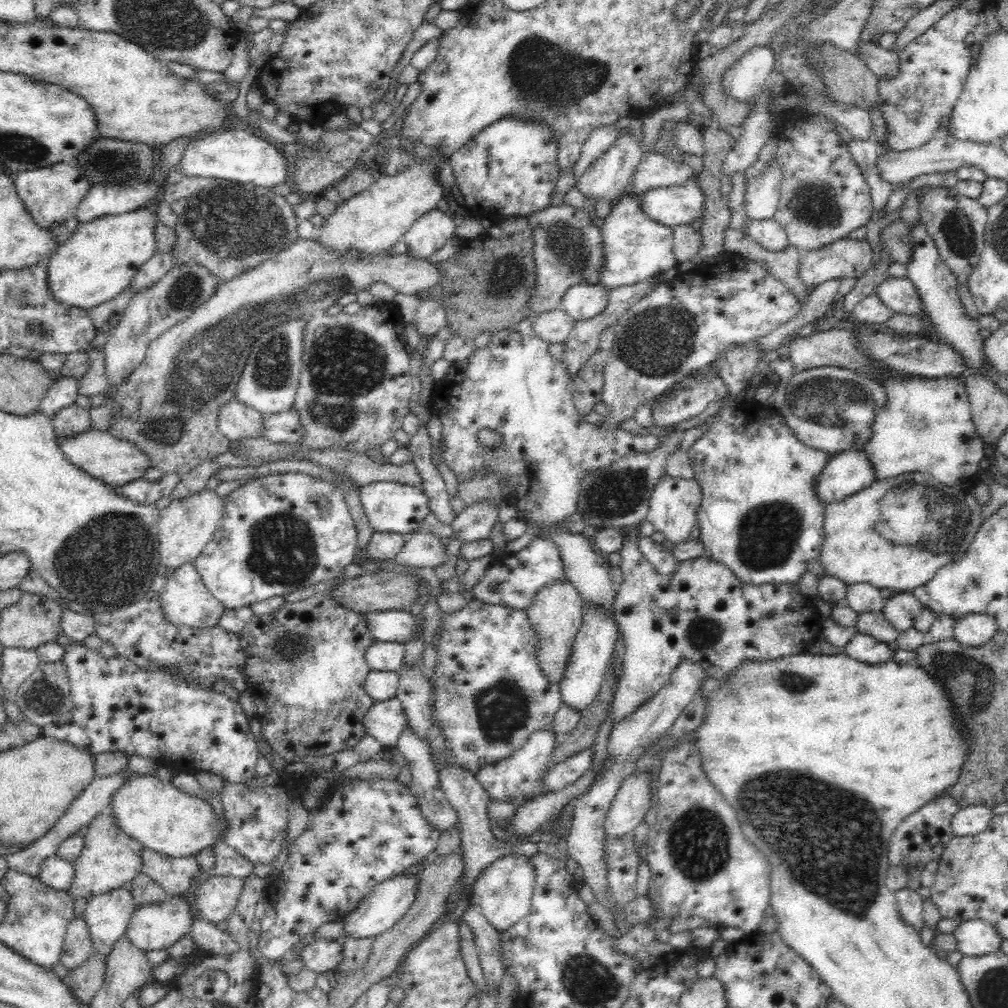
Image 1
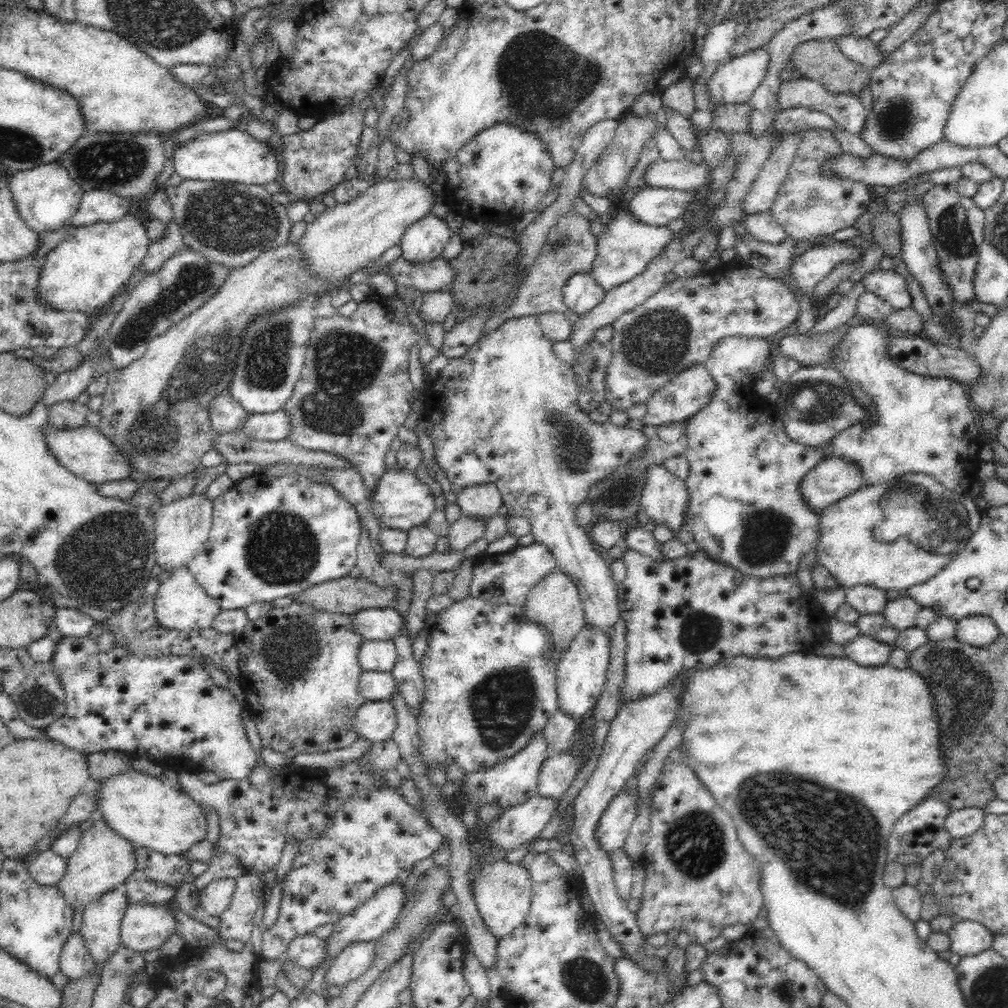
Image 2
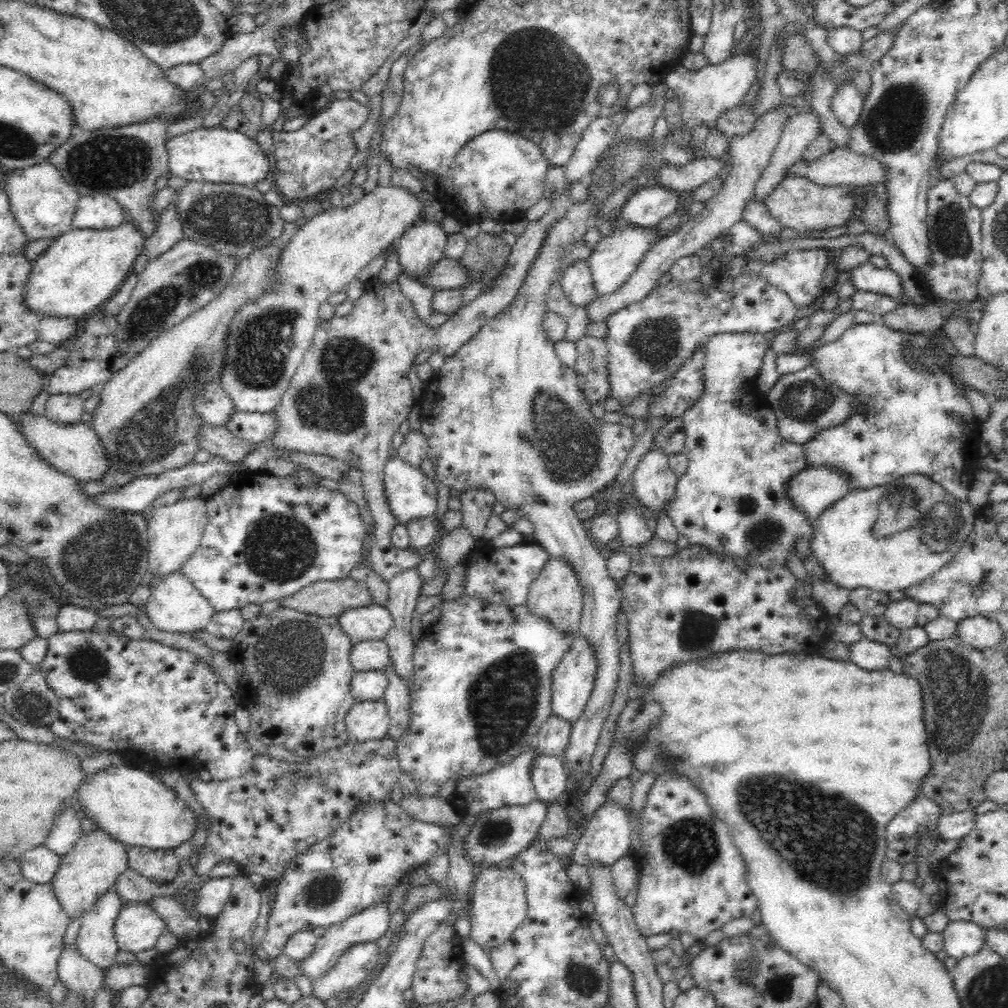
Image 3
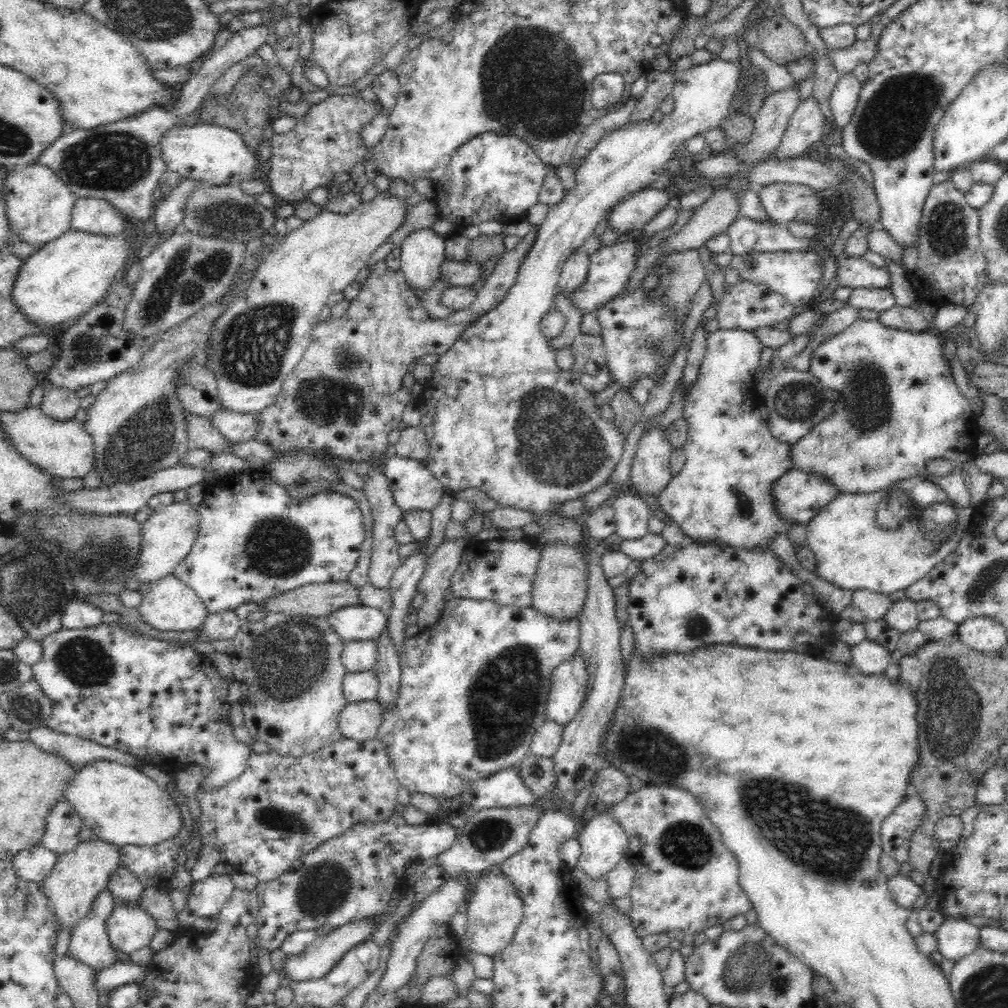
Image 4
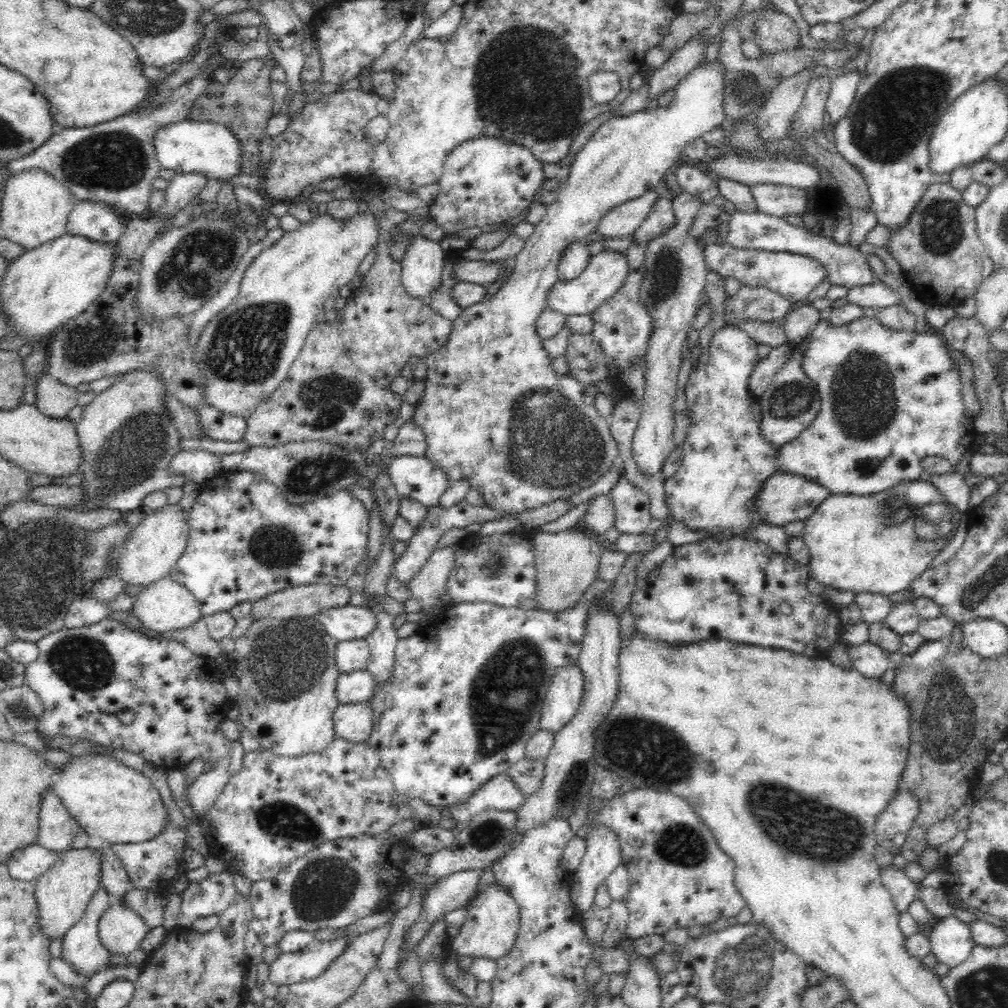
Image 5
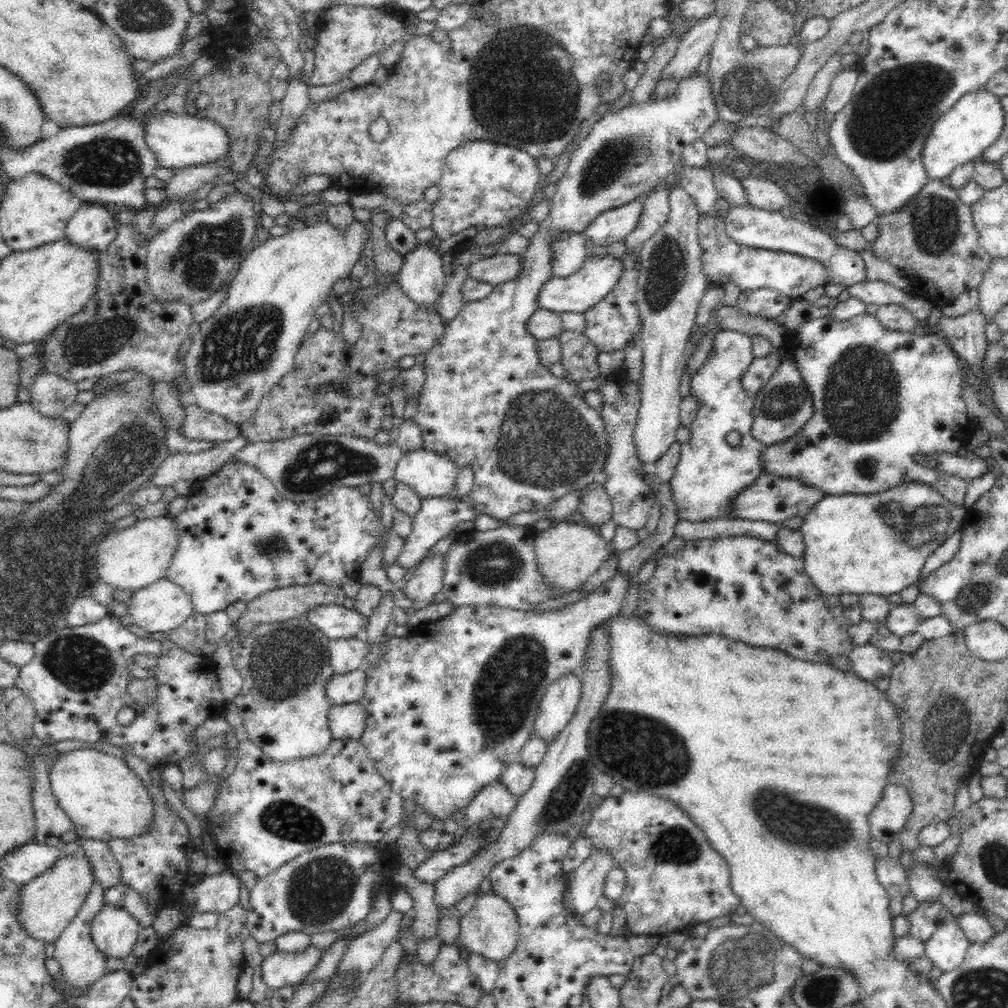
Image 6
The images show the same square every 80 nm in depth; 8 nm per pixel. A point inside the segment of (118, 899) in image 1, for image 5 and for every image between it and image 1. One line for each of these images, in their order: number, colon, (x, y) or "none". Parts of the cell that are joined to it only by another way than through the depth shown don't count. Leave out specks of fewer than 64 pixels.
2: (102, 917)
3: (96, 942)
4: (89, 944)
5: (81, 947)

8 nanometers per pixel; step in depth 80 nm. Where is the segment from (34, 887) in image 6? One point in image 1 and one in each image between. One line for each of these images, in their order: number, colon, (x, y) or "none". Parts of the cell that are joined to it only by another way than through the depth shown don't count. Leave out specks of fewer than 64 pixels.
1: (110, 859)
2: (102, 860)
3: (88, 871)
4: (78, 876)
5: (62, 893)

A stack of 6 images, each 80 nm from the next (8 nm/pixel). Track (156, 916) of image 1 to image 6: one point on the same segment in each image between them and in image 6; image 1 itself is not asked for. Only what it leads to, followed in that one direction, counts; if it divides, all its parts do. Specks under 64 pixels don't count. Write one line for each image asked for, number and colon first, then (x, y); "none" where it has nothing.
2: (143, 927)
3: (137, 927)
4: (129, 927)
5: (121, 930)
6: (114, 931)

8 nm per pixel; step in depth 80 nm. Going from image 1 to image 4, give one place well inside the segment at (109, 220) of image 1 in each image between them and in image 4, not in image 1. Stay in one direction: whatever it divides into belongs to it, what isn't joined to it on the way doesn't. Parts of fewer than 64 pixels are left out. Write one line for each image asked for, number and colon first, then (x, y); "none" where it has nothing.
2: (91, 266)
3: (81, 269)
4: (57, 284)

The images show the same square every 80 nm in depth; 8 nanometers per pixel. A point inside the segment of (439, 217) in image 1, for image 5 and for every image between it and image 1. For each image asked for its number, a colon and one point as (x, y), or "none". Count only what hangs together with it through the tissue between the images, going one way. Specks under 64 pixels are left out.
2: (423, 241)
3: (421, 246)
4: (423, 251)
5: (422, 265)

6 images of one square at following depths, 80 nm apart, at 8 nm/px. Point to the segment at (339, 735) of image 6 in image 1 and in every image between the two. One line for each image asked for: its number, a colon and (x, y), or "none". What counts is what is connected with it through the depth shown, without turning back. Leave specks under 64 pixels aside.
1: (384, 720)
2: (373, 720)
3: (365, 720)
4: (357, 720)
5: (353, 721)

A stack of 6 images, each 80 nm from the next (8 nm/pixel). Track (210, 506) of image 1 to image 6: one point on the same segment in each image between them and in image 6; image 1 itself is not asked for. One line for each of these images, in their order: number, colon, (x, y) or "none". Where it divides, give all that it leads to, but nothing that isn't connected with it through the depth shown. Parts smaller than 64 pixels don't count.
2: (180, 528)
3: (174, 531)
4: (166, 537)
5: (150, 550)
6: (131, 559)

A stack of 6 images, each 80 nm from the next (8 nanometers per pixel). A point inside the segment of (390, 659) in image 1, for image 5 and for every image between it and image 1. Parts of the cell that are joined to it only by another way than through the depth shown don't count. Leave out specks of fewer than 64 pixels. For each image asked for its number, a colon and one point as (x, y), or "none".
2: (379, 655)
3: (365, 655)
4: (360, 655)
5: (349, 655)

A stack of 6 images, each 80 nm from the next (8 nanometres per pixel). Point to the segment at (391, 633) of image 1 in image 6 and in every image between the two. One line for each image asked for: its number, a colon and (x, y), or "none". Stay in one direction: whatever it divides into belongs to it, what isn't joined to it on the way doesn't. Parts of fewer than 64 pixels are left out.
2: (371, 623)
3: (372, 622)
4: (351, 623)
5: (347, 622)
6: (335, 622)

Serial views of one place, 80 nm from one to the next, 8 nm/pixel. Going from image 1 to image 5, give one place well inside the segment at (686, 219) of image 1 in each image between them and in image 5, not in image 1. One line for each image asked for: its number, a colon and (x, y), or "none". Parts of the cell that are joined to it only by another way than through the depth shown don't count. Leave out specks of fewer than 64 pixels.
2: (655, 206)
3: (649, 204)
4: (635, 210)
5: (622, 220)

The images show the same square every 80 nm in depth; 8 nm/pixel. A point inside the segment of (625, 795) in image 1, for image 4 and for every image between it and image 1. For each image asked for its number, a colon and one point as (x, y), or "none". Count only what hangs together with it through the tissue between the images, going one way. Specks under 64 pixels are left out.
2: (612, 830)
3: (606, 839)
4: (603, 841)

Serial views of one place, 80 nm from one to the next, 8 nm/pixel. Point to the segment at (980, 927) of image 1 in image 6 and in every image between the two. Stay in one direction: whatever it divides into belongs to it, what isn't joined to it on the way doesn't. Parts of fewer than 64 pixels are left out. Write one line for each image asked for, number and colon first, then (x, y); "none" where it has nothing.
2: (967, 938)
3: (961, 938)
4: (956, 938)
5: (950, 942)
6: (946, 949)

